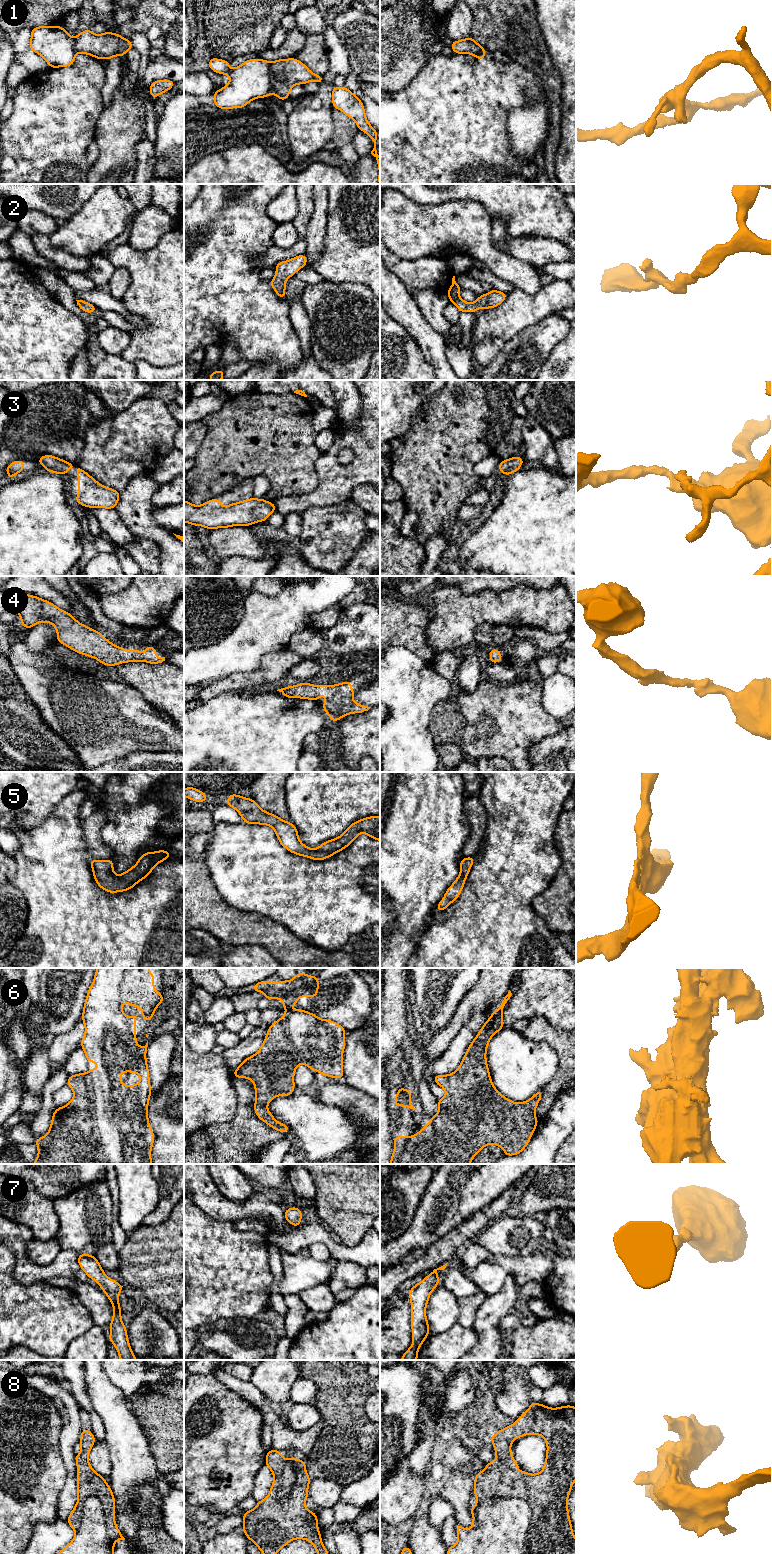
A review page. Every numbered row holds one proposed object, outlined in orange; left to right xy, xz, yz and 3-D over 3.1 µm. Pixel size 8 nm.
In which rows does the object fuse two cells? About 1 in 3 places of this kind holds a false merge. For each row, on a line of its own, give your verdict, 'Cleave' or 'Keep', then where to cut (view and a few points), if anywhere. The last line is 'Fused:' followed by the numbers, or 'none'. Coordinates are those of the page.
1: Cleave. Split along xz (268, 62), (272, 92)
2: Keep. No split
3: Keep. No split
4: Keep. No split
5: Keep. No split
6: Cleave. Split along xy (88, 1081), (105, 1163)
7: Keep. No split
8: Cleave. Split along yz (476, 1504), (521, 1498), (529, 1506), (523, 1553)
Fused: 1, 6, 8

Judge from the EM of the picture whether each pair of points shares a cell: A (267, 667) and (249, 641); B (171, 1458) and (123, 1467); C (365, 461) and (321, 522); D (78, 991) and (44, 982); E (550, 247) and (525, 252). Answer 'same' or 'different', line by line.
A: different
B: different
C: different
D: same
E: same

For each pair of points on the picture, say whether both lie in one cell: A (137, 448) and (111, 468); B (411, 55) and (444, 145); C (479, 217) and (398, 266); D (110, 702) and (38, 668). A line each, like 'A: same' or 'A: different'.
A: different
B: different
C: different
D: same

